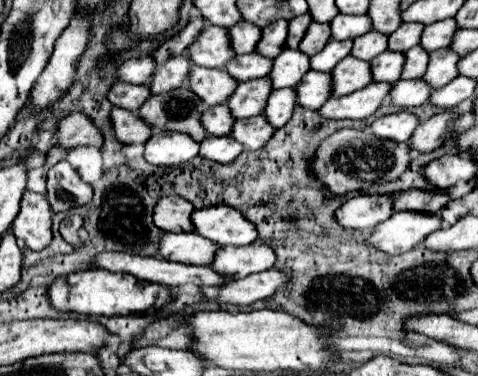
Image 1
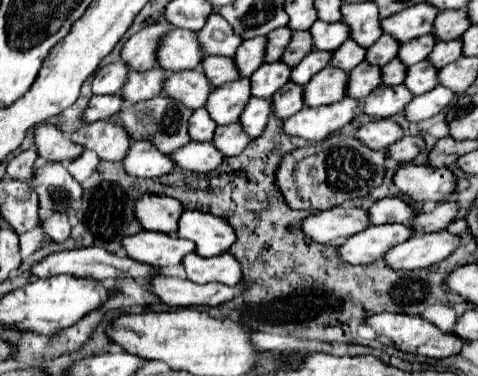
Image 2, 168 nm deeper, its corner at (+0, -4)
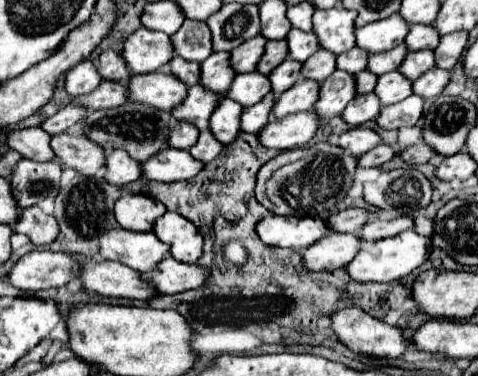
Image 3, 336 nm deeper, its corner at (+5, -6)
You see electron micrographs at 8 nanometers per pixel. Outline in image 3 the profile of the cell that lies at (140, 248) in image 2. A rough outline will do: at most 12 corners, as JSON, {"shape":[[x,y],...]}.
{"shape":[[113,228],[99,254],[133,270],[153,270],[169,252],[153,232]]}

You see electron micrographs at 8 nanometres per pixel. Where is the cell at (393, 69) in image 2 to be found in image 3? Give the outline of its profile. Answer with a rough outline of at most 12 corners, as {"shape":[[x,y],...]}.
{"shape":[[367,70],[355,74],[357,94],[369,94],[377,76]]}

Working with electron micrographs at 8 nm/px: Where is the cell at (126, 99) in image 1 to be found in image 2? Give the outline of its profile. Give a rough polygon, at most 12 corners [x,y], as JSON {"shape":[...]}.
{"shape":[[92,96],[84,120],[110,118],[120,112],[120,96]]}

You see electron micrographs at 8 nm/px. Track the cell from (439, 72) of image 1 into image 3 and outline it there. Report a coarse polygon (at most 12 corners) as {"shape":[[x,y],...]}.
{"shape":[[399,72],[379,76],[373,92],[383,106],[413,94]]}

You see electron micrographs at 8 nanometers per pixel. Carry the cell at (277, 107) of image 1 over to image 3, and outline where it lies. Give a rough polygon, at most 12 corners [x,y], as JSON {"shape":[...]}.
{"shape":[[221,98],[211,134],[229,144],[239,134],[243,106]]}

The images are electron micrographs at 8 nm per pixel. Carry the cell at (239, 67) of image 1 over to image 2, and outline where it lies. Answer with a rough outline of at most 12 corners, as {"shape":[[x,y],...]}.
{"shape":[[206,56],[202,70],[212,86],[240,78],[234,60]]}

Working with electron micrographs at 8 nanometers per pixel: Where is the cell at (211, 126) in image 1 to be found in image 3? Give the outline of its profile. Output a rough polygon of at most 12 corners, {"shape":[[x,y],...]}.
{"shape":[[177,122],[171,128],[167,144],[189,150],[199,138],[193,124]]}

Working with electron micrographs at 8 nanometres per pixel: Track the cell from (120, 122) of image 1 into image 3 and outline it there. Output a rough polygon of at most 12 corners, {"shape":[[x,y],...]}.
{"shape":[[57,134],[49,144],[65,168],[95,176],[101,146],[83,134]]}

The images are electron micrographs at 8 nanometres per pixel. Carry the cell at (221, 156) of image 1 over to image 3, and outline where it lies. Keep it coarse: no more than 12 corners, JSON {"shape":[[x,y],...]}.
{"shape":[[163,148],[143,166],[155,182],[191,180],[203,168],[187,150]]}

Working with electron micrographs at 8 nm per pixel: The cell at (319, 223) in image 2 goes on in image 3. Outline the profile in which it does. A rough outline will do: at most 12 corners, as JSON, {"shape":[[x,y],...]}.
{"shape":[[311,216],[263,218],[267,246],[303,250],[331,232]]}

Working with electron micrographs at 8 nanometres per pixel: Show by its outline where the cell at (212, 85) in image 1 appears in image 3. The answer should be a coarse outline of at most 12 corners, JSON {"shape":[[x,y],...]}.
{"shape":[[161,70],[133,74],[127,100],[171,110],[187,88]]}

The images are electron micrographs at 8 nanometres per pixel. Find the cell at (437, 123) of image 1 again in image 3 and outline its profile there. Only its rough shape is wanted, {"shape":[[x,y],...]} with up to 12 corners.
{"shape":[[379,144],[359,158],[361,168],[379,168],[395,156],[391,146]]}

